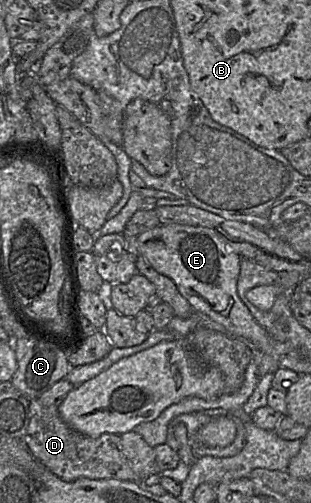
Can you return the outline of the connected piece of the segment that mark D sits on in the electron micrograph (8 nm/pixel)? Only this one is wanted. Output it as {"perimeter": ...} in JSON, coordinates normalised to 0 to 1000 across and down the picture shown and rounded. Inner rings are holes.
{"perimeter":[[[96,793],[93,821],[93,845],[74,881],[122,918],[196,954],[373,952],[463,960],[482,944],[511,942],[495,893],[424,857],[289,871],[222,847],[193,829],[186,811],[138,809],[119,793]]]}

